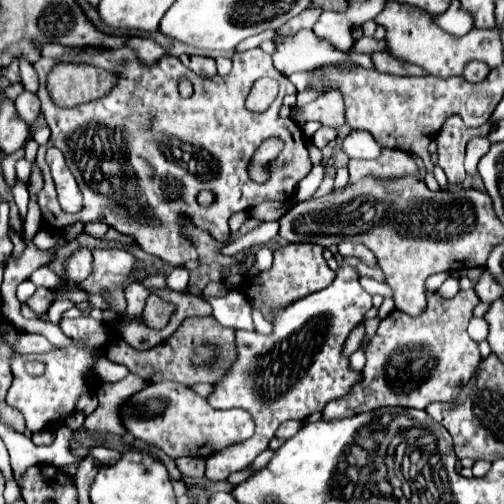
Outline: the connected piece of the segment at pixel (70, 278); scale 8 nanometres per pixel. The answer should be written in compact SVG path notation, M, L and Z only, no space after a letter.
M76 248L66 260L64 260L64 282L66 284L80 284L80 280L86 280L92 272L92 254L88 248Z

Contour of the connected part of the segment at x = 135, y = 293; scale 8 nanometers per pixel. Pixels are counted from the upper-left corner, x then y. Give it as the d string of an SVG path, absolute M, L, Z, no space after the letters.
M128 284L126 286L126 300L128 300L128 306L124 310L122 316L140 316L142 310L144 310L144 302L148 298L148 290L142 288L140 284Z

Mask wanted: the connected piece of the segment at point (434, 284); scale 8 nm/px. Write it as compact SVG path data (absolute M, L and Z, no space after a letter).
M442 272L430 276L425 282L425 288L429 291L436 291L450 277L450 272Z

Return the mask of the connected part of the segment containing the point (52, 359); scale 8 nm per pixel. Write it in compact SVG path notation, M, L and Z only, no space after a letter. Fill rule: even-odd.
M72 340L70 346L62 346L62 348L54 348L50 352L44 354L14 354L12 356L12 374L14 374L14 382L10 386L10 394L8 394L8 406L16 408L24 420L26 420L26 428L36 434L42 432L44 428L58 424L60 420L70 418L72 414L76 414L76 402L82 394L90 394L96 386L96 362L100 356L106 354L106 344L100 346L90 346L84 344L84 340ZM28 360L40 360L46 364L46 372L42 376L30 376L24 370L24 364Z

